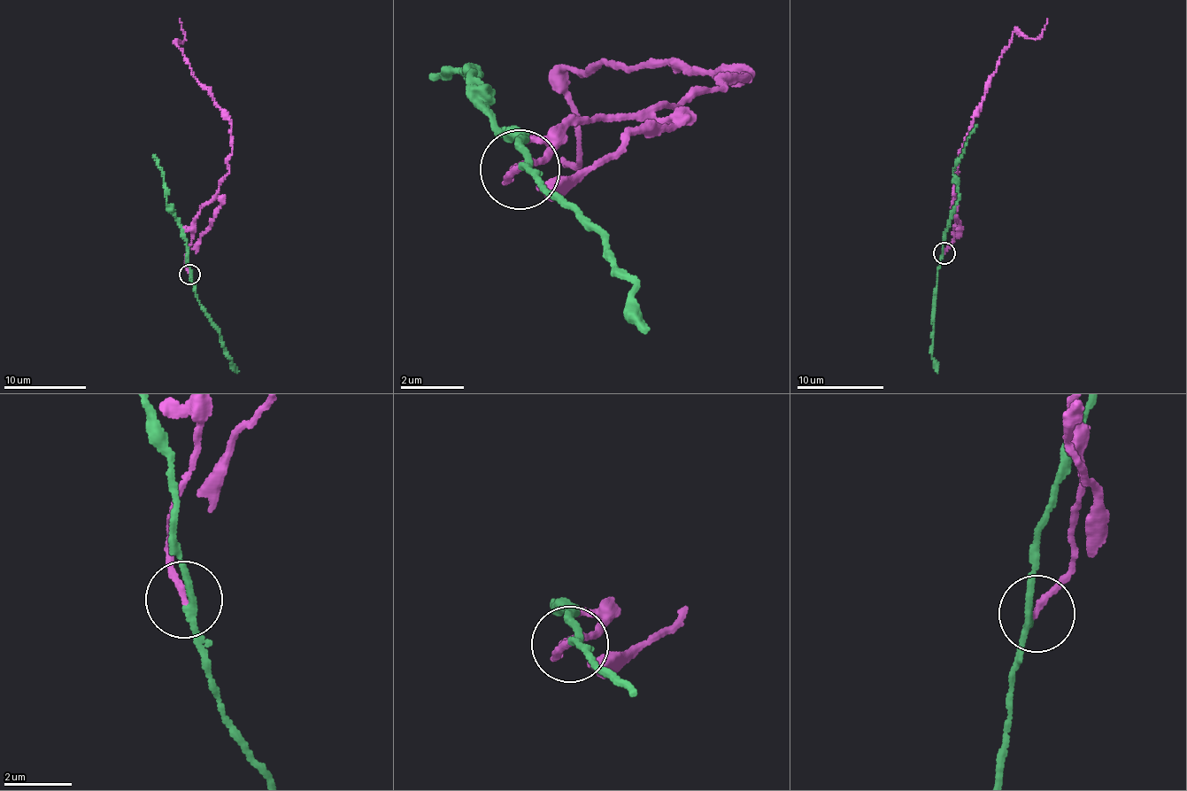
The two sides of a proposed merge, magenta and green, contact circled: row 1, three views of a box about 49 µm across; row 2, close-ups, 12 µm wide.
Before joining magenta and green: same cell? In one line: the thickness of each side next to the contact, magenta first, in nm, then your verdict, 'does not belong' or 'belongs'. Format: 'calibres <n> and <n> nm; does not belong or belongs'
calibres 190 and 170 nm; does not belong

